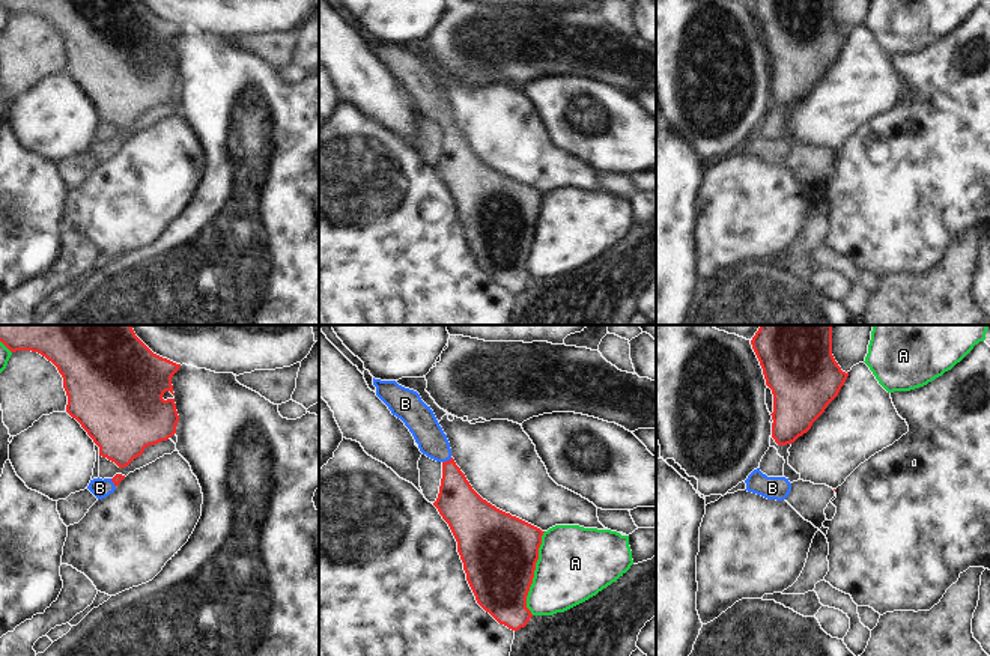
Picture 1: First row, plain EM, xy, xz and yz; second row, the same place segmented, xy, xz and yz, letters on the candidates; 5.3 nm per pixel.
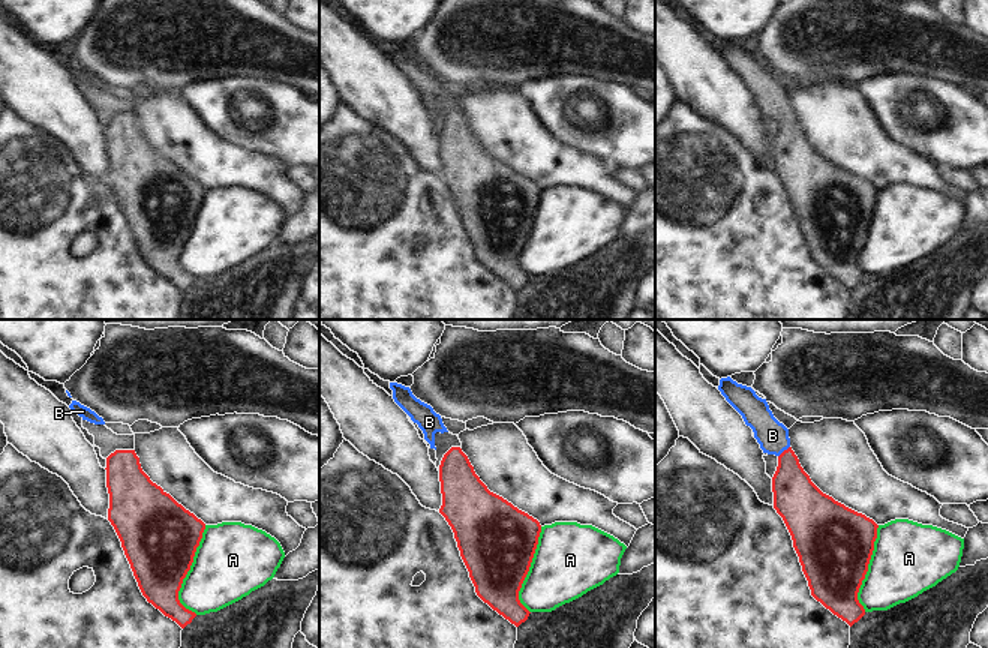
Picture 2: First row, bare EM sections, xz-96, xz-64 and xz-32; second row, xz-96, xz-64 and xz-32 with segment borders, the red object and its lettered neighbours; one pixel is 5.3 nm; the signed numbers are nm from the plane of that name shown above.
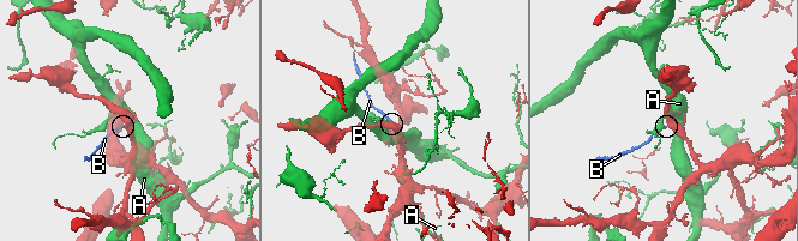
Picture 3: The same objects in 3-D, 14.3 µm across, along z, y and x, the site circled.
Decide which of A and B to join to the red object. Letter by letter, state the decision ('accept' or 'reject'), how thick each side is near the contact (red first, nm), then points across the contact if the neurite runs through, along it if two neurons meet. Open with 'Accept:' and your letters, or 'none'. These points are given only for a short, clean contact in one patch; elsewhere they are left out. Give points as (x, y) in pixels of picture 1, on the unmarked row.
Accept: B
A: reject; 400 nm thick on the red side, 400 nm on the other
B: accept; 220 nm thick on the red side, 160 nm on the other; runs through xz (458, 166), (447, 124), (432, 104)

